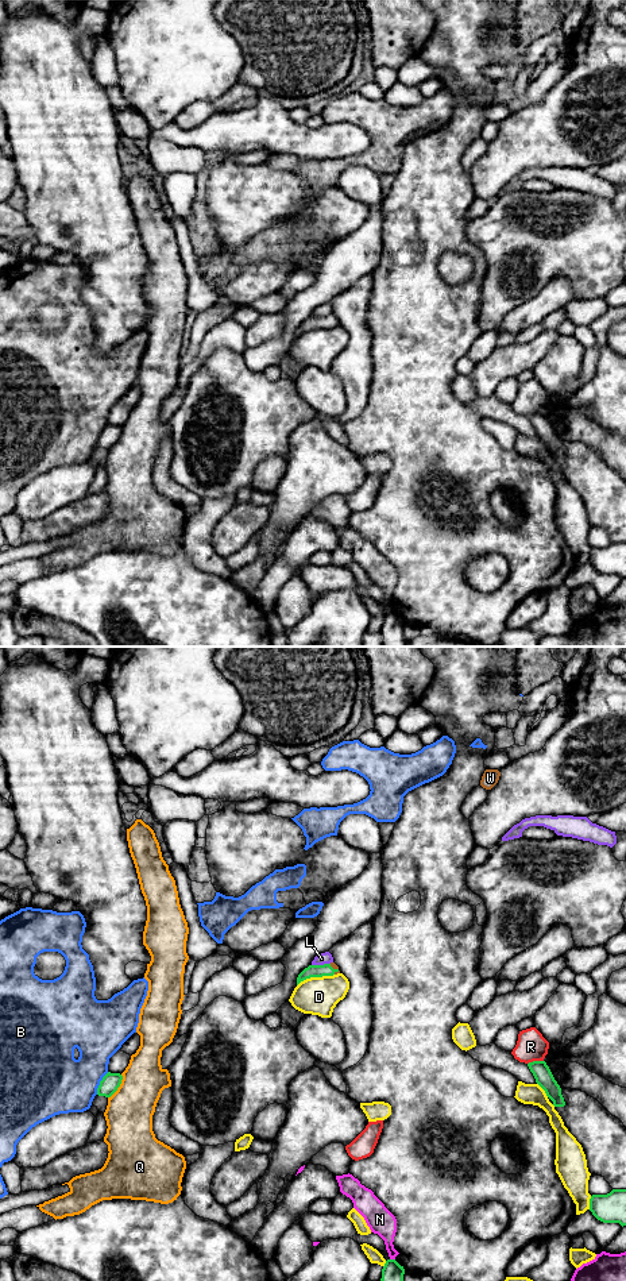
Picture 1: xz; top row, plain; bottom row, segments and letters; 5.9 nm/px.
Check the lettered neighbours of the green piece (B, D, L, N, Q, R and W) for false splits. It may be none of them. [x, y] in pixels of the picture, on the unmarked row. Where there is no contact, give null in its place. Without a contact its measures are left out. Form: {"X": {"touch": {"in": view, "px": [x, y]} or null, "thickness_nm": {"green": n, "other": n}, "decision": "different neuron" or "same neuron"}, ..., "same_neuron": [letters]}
{"B": {"touch": {"in": "xz", "px": [100, 435]}, "thickness_nm": {"green": 110, "other": 360}, "decision": "different neuron"}, "D": {"touch": {"in": "xz", "px": [315, 328]}, "thickness_nm": {"green": 80, "other": 220}, "decision": "different neuron"}, "L": {"touch": {"in": "xz", "px": [320, 317]}, "thickness_nm": {"green": 80, "other": 70}, "decision": "different neuron"}, "N": {"touch": {"in": "xz", "px": [393, 612]}, "thickness_nm": {"green": 140, "other": 160}, "decision": "different neuron"}, "Q": {"touch": {"in": "xz", "px": [119, 438]}, "thickness_nm": {"green": 110, "other": 280}, "decision": "different neuron"}, "R": {"touch": {"in": "xz", "px": [534, 413]}, "thickness_nm": {"green": 110, "other": 180}, "decision": "different neuron"}, "W": {"touch": {"in": "xz", "px": [335, 321]}, "thickness_nm": {"green": 80, "other": 40}, "decision": "same neuron"}, "same_neuron": ["W"]}

